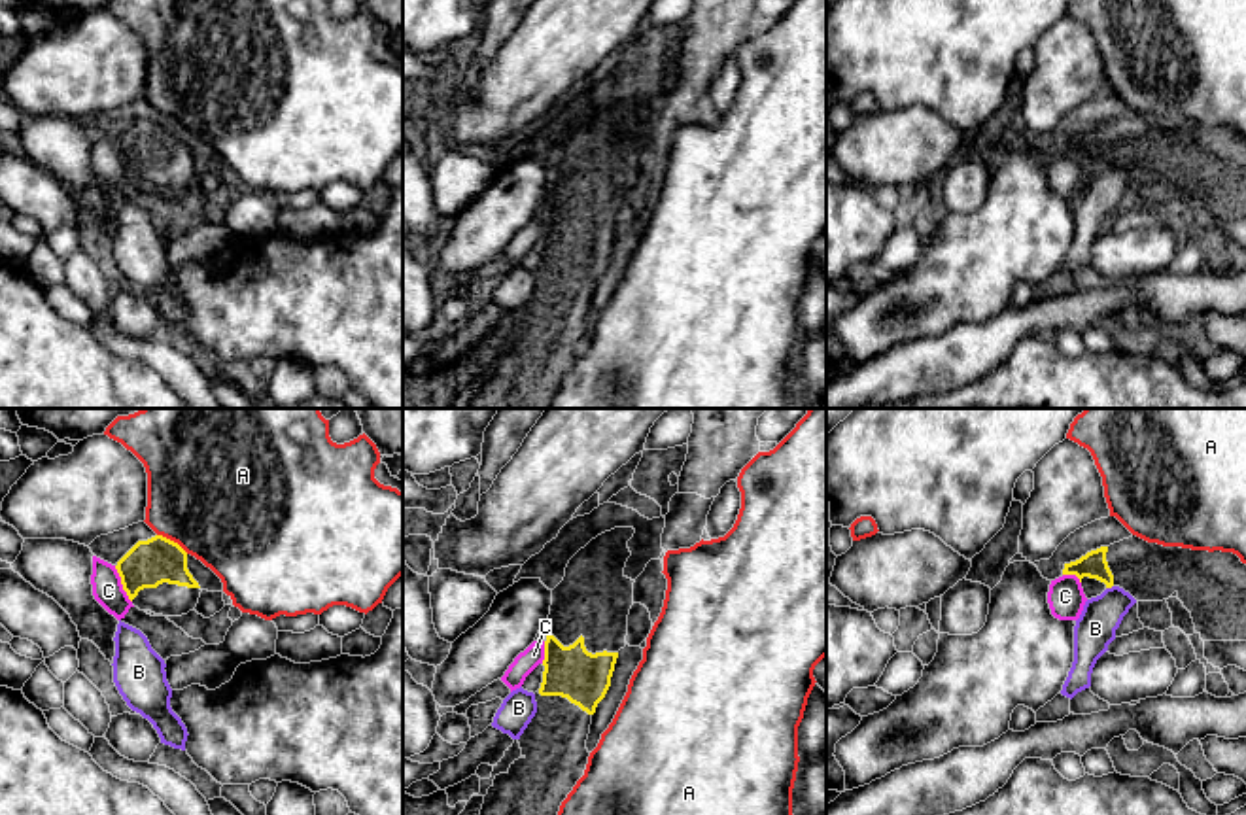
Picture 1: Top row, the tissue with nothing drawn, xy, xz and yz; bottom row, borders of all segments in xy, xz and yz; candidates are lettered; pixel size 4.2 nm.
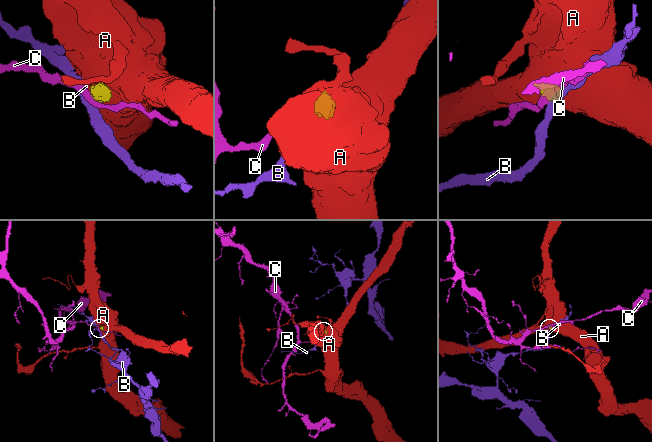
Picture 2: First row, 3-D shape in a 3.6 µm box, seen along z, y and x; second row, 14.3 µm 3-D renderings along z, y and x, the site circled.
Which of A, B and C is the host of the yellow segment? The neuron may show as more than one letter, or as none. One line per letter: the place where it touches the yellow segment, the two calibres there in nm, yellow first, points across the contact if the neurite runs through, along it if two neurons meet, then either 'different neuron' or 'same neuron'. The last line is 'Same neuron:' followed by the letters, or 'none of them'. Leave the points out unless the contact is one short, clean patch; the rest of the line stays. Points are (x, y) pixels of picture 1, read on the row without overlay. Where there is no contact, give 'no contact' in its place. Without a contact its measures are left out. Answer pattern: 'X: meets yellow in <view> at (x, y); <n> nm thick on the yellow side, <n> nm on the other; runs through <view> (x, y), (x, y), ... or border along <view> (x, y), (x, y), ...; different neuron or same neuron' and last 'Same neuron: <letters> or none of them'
A: meets yellow in xy at (173, 118); 200 nm thick on the yellow side, 500 nm on the other; border along xy (157, 110), (176, 118), (188, 129); different neuron
B: meets yellow in yz at (1108, 163); 110 nm thick on the yellow side, 170 nm on the other; border along yz (1112, 161), (1107, 165); different neuron
C: meets yellow in xy at (121, 159); 200 nm thick on the yellow side, 130 nm on the other; border along xy (114, 142), (121, 165), (131, 178); different neuron
Same neuron: none of them

